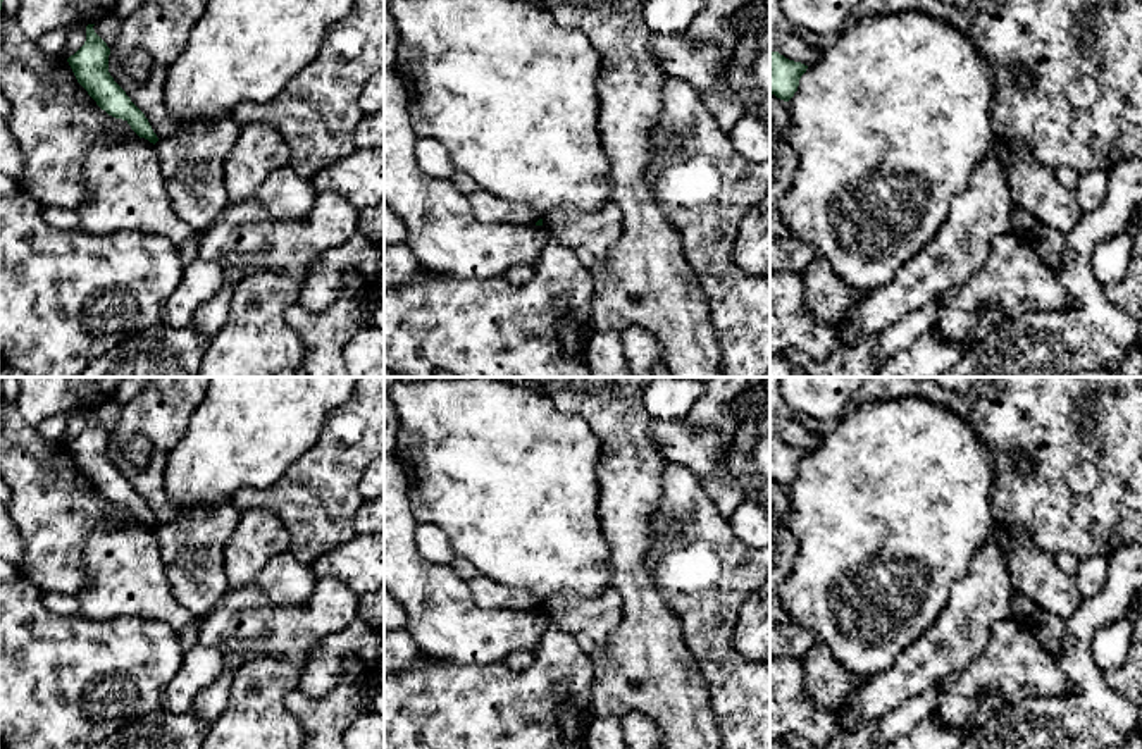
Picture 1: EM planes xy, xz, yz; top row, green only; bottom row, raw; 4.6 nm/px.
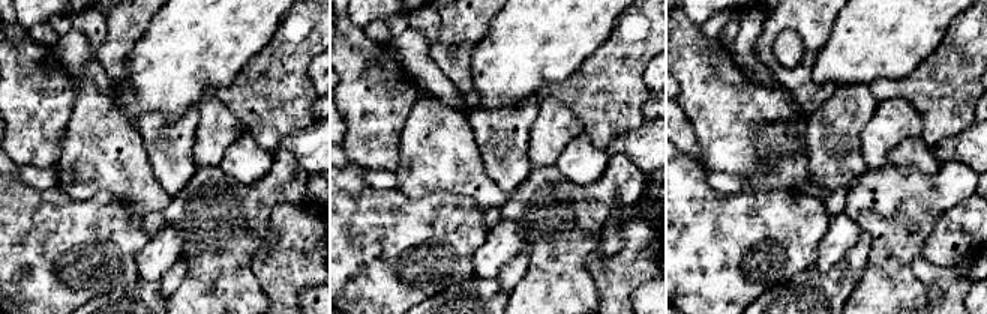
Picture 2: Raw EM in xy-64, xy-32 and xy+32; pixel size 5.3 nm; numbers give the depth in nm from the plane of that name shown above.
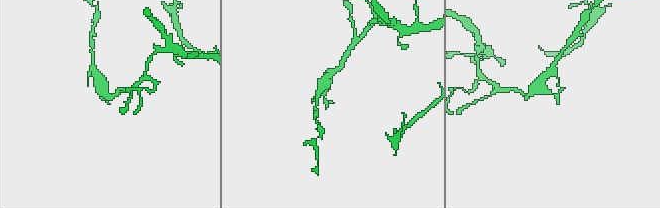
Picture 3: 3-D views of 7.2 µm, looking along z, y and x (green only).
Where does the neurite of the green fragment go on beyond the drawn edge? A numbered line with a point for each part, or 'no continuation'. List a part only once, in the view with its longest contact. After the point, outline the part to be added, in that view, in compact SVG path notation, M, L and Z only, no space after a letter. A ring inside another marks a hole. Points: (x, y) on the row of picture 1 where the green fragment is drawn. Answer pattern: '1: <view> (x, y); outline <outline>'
no continuation

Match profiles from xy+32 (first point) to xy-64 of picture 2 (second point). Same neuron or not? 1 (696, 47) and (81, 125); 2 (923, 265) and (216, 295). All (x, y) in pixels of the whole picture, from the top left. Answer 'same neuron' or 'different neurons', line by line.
1: different neurons
2: different neurons

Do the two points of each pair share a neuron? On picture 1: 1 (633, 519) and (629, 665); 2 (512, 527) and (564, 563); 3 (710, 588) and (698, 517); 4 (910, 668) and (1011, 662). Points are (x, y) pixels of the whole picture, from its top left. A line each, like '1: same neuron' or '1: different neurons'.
1: same neuron
2: same neuron
3: same neuron
4: different neurons

